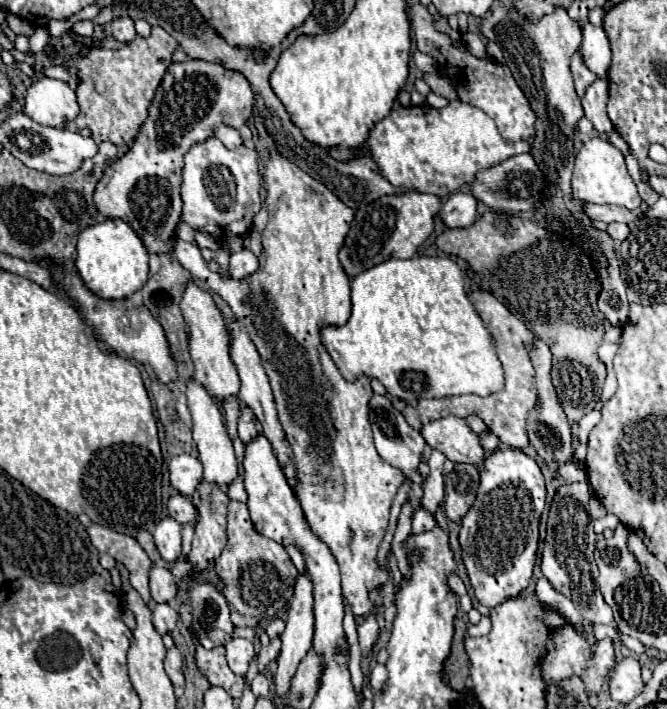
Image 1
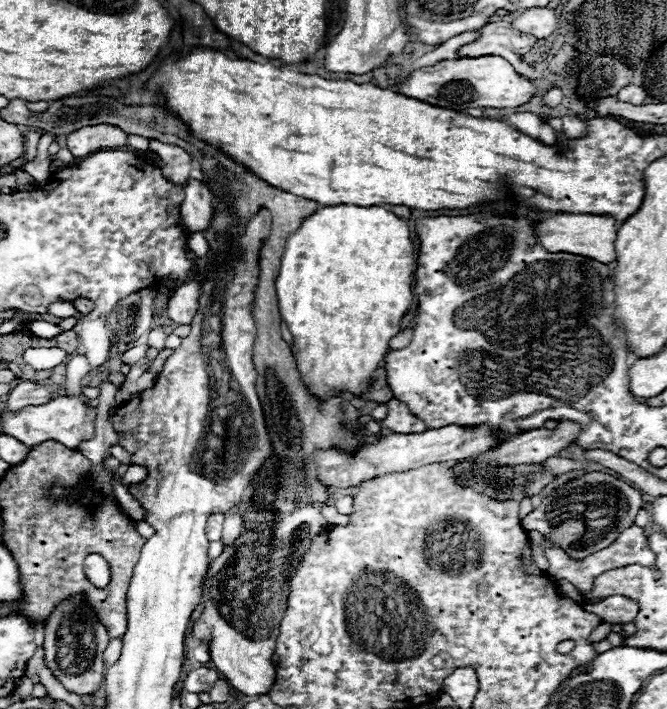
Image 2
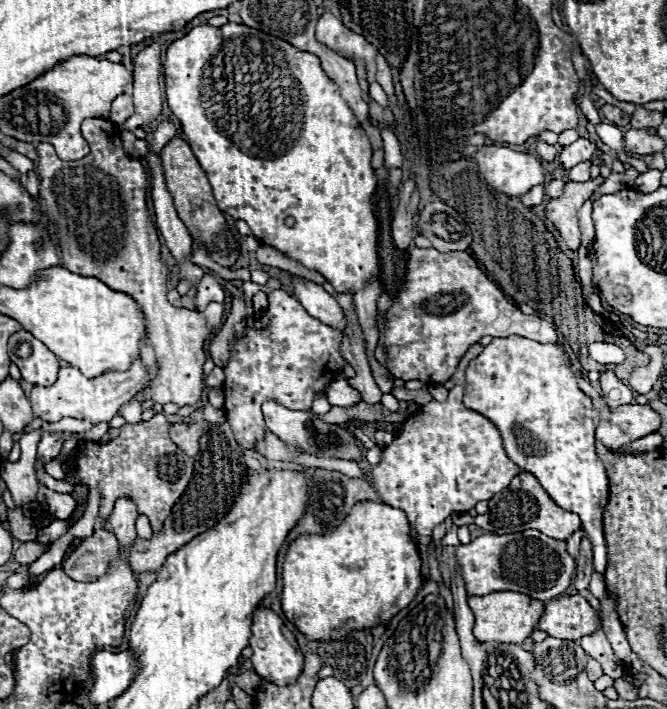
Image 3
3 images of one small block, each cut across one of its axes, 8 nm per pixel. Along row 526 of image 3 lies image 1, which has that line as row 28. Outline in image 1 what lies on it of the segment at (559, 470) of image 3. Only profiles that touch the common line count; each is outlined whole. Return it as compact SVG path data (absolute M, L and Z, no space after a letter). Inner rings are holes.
M586 24L582 28L582 58L584 64L598 76L598 78L606 78L608 68L610 68L610 42L606 38L606 32L600 26L592 26Z

